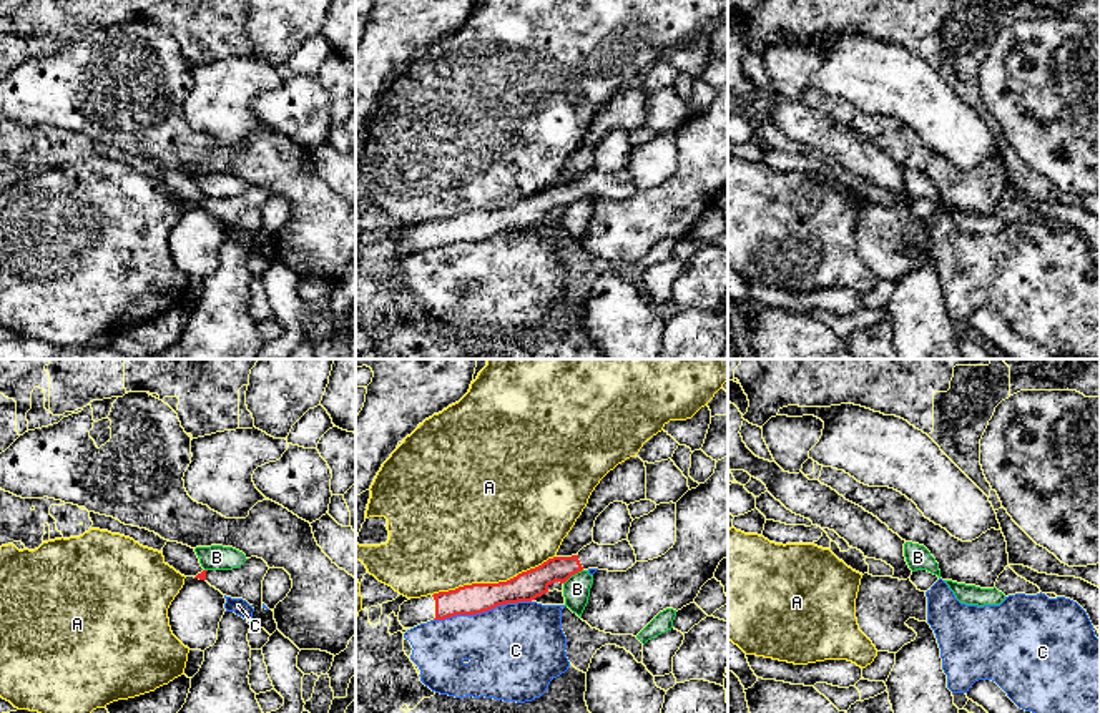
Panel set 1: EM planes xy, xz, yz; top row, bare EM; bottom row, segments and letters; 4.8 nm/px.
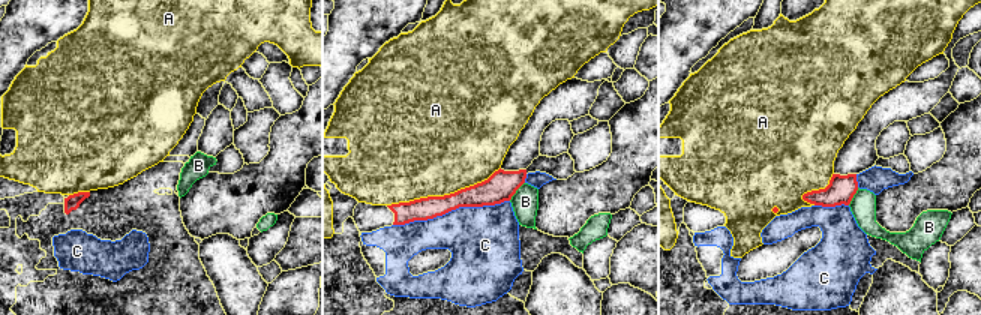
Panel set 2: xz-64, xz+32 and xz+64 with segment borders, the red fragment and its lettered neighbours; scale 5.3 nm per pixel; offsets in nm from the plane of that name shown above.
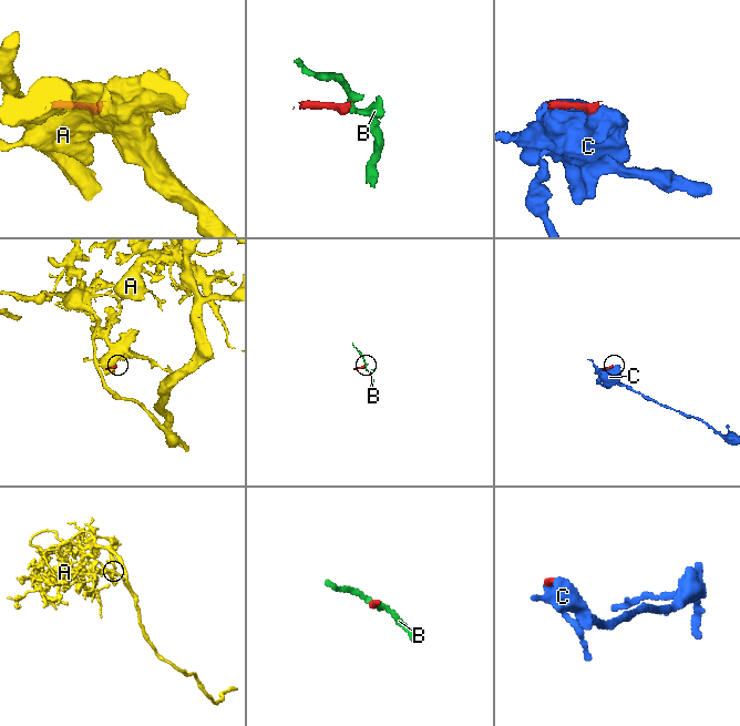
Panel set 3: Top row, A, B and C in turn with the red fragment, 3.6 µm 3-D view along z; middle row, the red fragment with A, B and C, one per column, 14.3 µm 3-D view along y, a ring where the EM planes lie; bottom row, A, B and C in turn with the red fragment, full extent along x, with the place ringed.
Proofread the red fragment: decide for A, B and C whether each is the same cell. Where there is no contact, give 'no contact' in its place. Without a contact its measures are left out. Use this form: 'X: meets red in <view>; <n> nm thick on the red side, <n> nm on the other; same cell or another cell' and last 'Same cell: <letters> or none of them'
A: meets red in xz; 150 nm thick on the red side, 480 nm on the other; another cell
B: meets red in xz; 140 nm thick on the red side, 130 nm on the other; another cell
C: meets red in xz; 150 nm thick on the red side, 460 nm on the other; another cell
Same cell: none of them

